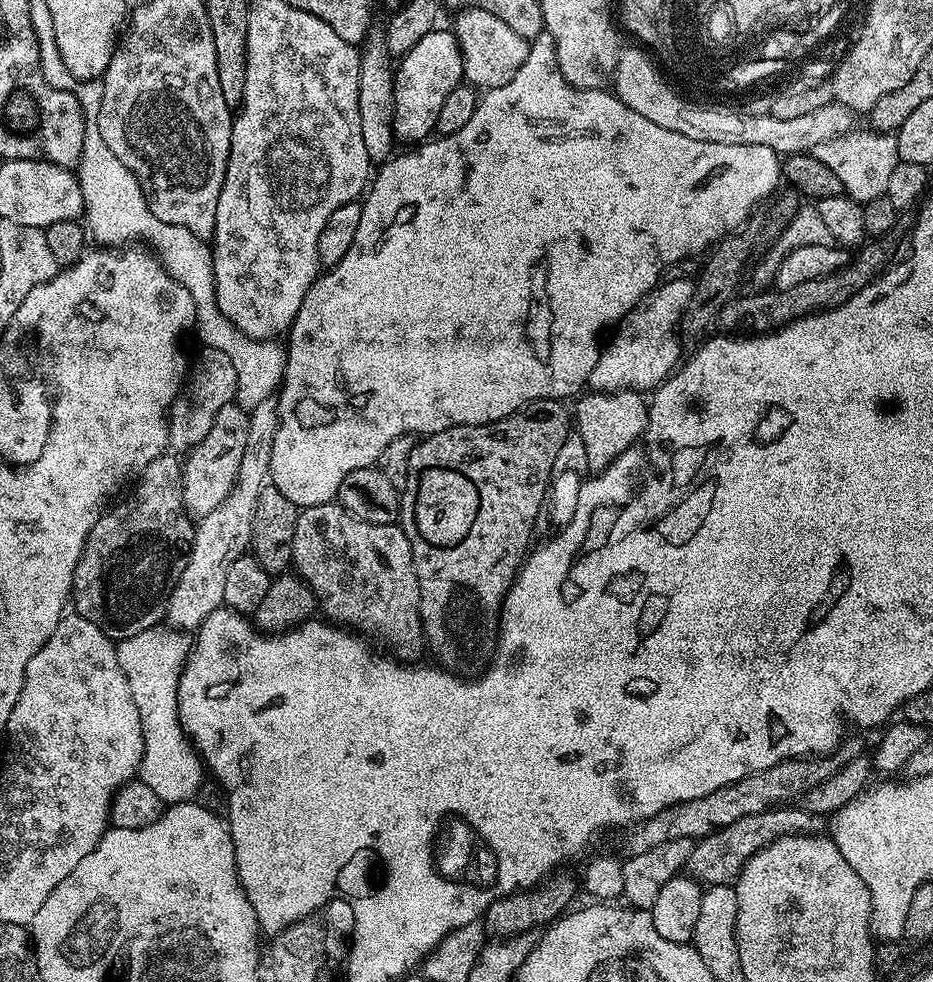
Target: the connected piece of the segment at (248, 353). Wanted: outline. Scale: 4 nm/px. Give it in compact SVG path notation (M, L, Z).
M99 79L85 80L75 86L76 101L79 102L85 117L88 117L84 121L78 179L86 205L86 221L88 220L86 228L91 239L93 236L97 240L95 243L100 246L124 246L120 244L126 243L127 240L149 240L168 275L173 276L188 291L194 302L196 307L194 332L200 335L201 345L204 348L222 350L222 354L226 354L226 358L230 358L231 364L234 365L235 403L241 404L244 410L251 410L261 402L266 402L266 398L279 389L280 381L284 378L284 367L288 357L285 345L279 339L252 340L220 313L216 305L212 254L205 241L190 234L190 230L182 226L174 226L154 218L138 178L134 178L134 174L130 174L130 170L126 170L126 166L118 162L118 157L110 151L110 146L106 146L95 119L92 119L100 109L103 83Z

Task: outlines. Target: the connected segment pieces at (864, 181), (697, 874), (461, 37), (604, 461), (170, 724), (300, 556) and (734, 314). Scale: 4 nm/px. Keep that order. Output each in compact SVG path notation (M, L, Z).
M853 130L844 136L830 138L830 142L818 142L810 153L840 179L845 196L861 202L867 202L884 195L886 186L890 182L890 174L894 171L894 166L901 161L896 137L893 133L867 131Z
M781 806L771 808L762 814L750 814L738 818L738 822L730 822L730 826L717 830L705 840L695 841L692 845L692 853L688 859L687 875L693 880L699 880L701 885L714 884L731 885L738 879L740 872L770 842L774 842L783 836L799 836L801 834L820 834L825 831L825 817L807 812L803 806Z
M465 8L457 11L455 16L454 35L464 62L464 80L477 90L497 88L510 82L518 66L526 62L530 42L522 38L522 34L510 30L510 26L502 22L502 18L494 18L490 10Z
M592 390L587 394L589 396L581 395L575 401L574 428L586 445L589 469L603 470L611 460L643 437L648 426L649 401L635 390Z
M157 626L116 644L118 666L130 682L130 694L134 694L144 731L144 757L138 778L158 794L161 802L191 801L206 777L206 765L180 724L178 682L190 651L189 637L187 640L184 636L183 631Z
M338 502L305 508L297 515L294 526L291 567L308 583L310 590L316 595L319 611L331 623L385 640L393 648L391 651L400 658L416 658L412 656L425 651L426 641L424 627L420 621L420 591L414 554L399 523L366 522L362 518L351 516Z
M887 236L865 241L859 247L857 251L859 254L851 266L840 271L837 269L833 274L826 274L818 279L798 280L792 287L770 288L759 292L750 292L748 296L742 294L732 297L719 311L716 319L717 325L720 324L724 327L721 329L728 332L742 329L763 334L773 328L783 327L789 321L800 316L807 316L811 312L844 305L850 298L858 294L859 290L864 290L870 282L880 277L896 262L898 244L892 239Z

